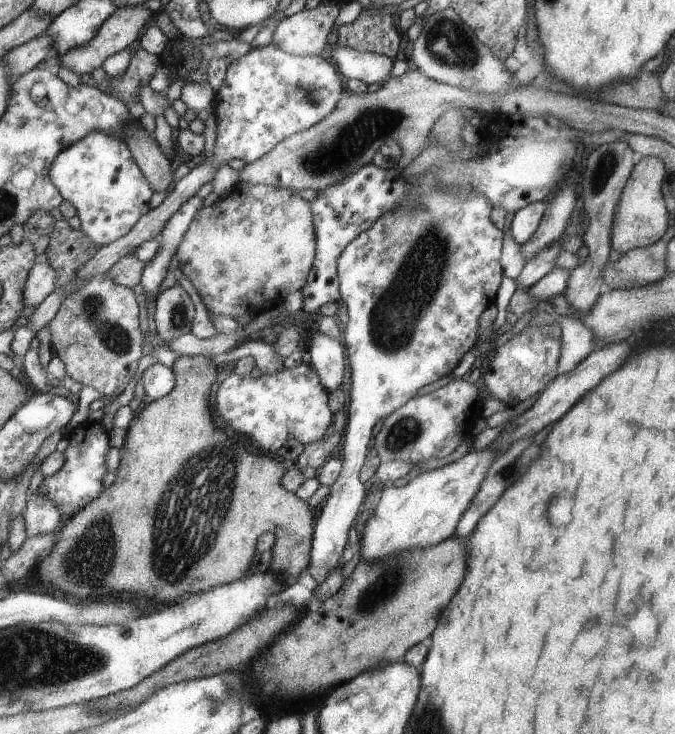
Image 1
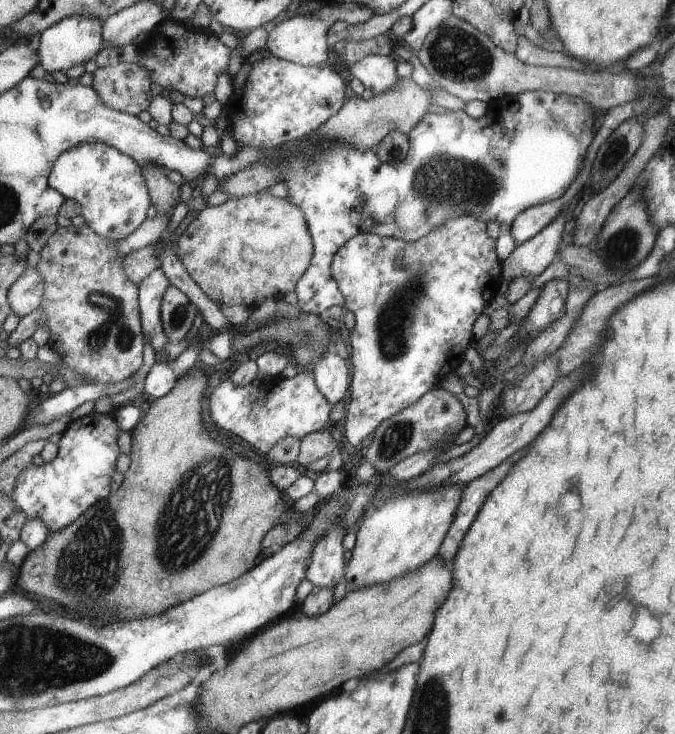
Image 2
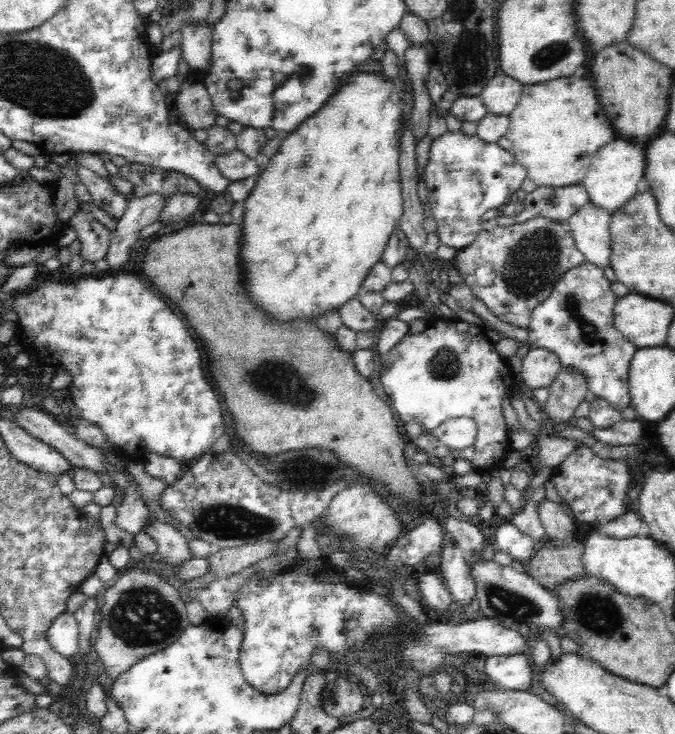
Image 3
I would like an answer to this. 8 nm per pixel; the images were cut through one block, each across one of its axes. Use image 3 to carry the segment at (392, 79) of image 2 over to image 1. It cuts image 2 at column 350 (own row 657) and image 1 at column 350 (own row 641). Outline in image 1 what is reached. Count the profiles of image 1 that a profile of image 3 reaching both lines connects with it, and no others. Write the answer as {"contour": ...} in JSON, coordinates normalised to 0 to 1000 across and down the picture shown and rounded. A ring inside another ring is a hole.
{"contour":[[[493,59],[493,84],[505,101],[516,108],[529,108],[541,114],[567,114],[579,105],[579,87],[585,79],[576,79],[556,71],[527,69]]]}

